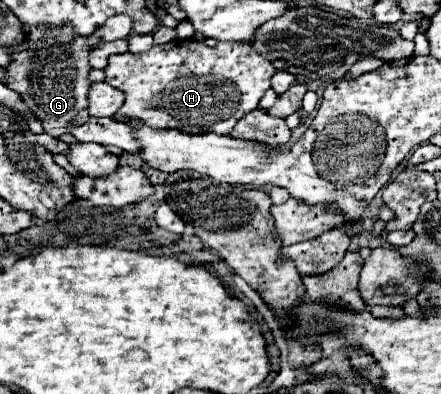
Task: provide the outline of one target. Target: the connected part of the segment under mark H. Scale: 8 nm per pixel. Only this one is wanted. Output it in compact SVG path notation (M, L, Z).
M174 39L174 41L164 43L164 45L154 45L150 51L144 51L144 53L130 53L128 51L128 53L122 53L122 55L112 55L108 67L104 69L104 73L106 73L106 83L116 87L116 89L120 89L124 93L124 105L120 107L120 111L116 115L112 115L114 121L126 123L126 121L134 119L134 121L140 121L140 123L144 123L144 125L148 125L152 129L180 129L182 133L220 133L220 135L228 135L234 129L238 119L242 119L246 113L250 113L250 111L254 111L258 107L262 95L270 89L270 79L276 73L276 69L274 69L274 65L268 59L258 55L252 49L252 45L248 45L248 43L236 45L232 41L226 41L226 43L216 43L216 47L208 47L206 43L200 43L200 41Z

